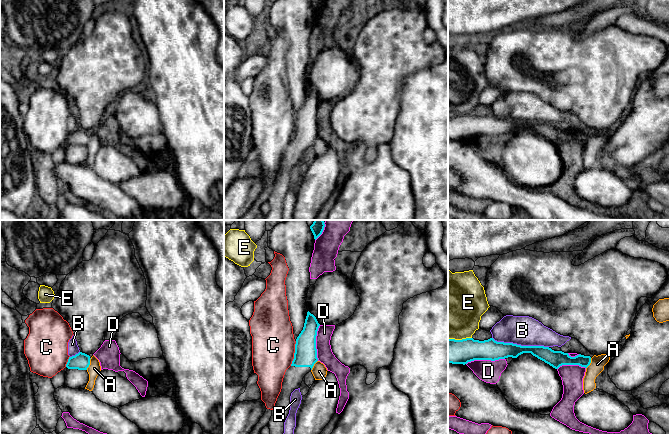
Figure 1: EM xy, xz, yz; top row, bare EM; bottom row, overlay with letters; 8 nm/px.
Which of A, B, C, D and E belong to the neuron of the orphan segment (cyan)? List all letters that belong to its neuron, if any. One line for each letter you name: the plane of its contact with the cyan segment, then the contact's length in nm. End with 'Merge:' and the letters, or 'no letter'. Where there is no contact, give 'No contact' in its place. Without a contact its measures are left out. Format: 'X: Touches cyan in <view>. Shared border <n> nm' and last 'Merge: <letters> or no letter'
Merge: no letter

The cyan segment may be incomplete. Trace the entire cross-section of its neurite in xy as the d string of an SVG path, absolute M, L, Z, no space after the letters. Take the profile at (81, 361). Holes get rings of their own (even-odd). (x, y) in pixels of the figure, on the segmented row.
M79 352L75 356L69 357L66 367L68 369L87 370L90 365L90 356Z

